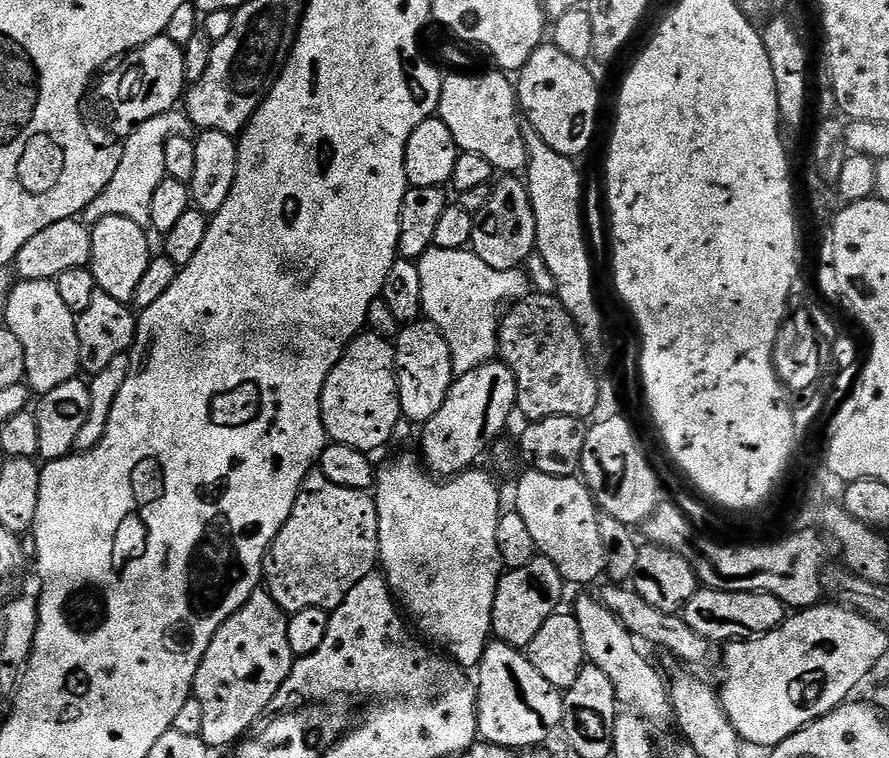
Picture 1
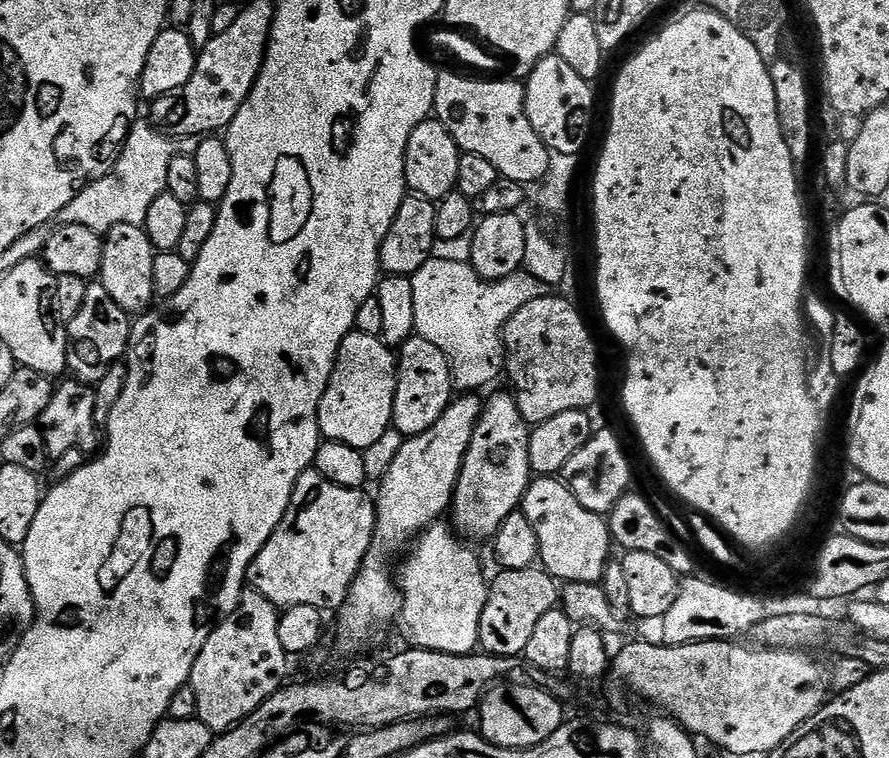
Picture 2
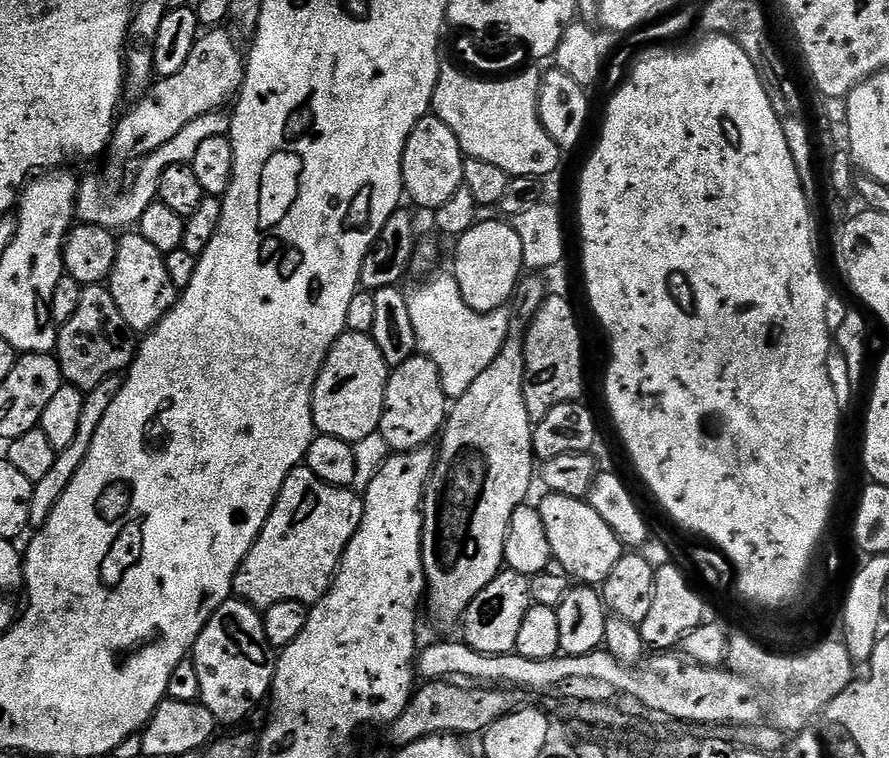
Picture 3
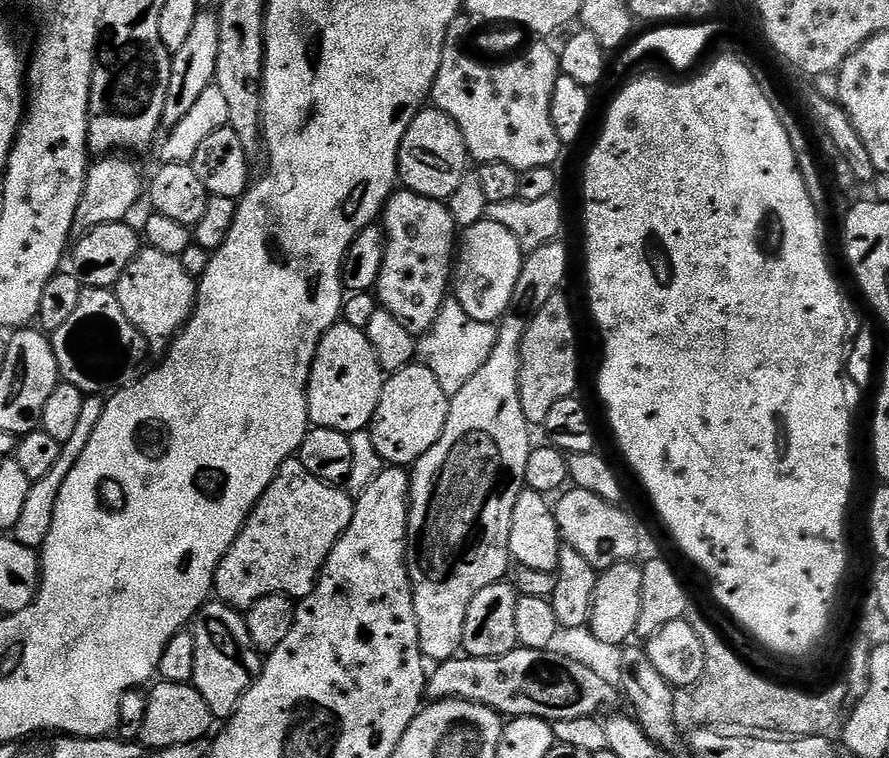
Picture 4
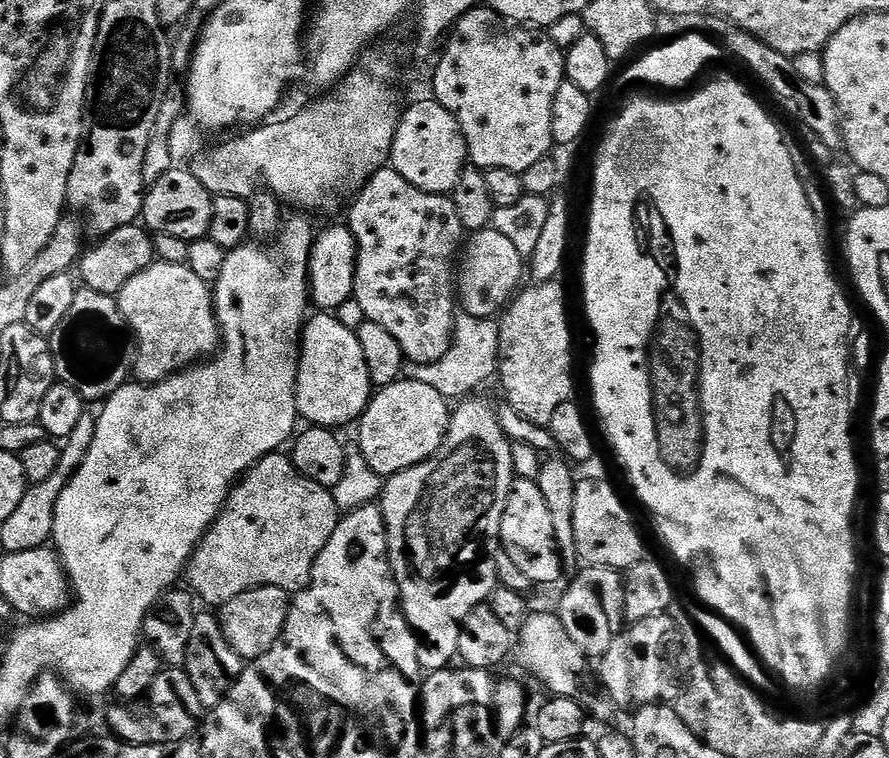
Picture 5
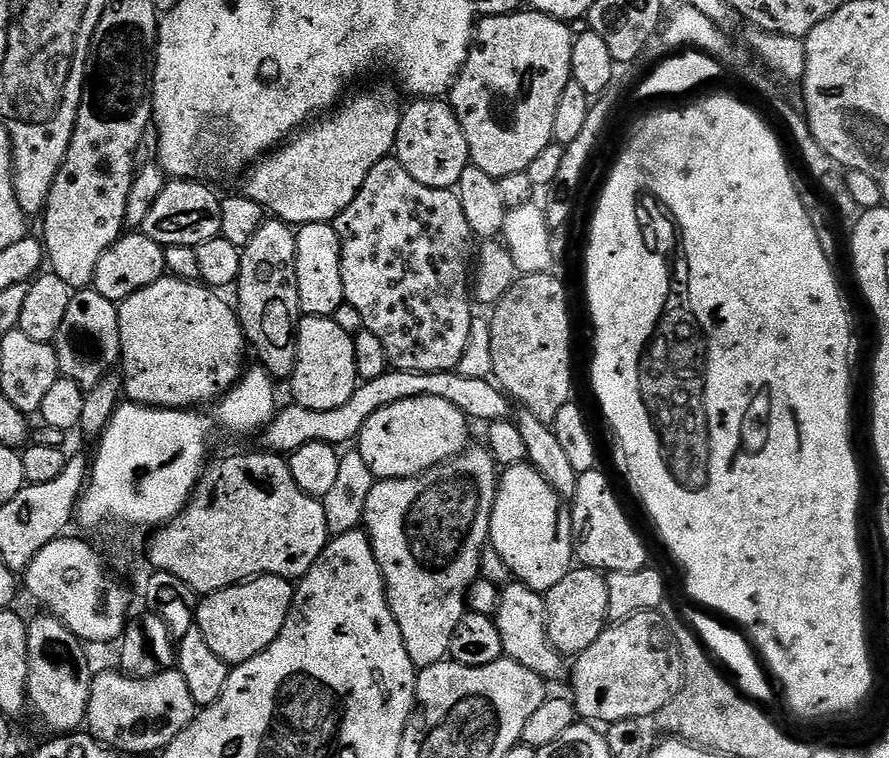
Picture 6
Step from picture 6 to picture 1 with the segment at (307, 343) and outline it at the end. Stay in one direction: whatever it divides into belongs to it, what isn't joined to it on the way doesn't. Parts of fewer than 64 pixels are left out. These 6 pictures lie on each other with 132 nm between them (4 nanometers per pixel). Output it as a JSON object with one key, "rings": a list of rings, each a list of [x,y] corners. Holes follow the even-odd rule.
{"rings":[[[361,331],[345,348],[334,370],[326,378],[320,399],[320,417],[327,439],[333,444],[354,446],[360,452],[375,453],[375,448],[388,444],[392,439],[394,424],[400,419],[400,399],[396,381],[396,349],[391,339]]]}

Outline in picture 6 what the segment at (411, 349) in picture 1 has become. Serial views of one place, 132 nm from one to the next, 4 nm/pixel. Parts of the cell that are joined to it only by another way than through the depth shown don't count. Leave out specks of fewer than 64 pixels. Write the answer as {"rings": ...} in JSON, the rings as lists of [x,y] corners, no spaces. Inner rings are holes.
{"rings":[[[406,398],[402,402],[394,402],[378,410],[378,414],[370,414],[358,437],[358,451],[369,470],[380,480],[401,480],[407,476],[421,476],[424,472],[429,472],[435,464],[441,464],[443,460],[457,456],[469,447],[468,427],[470,421],[462,414],[462,410],[458,410],[458,406],[450,406],[450,402],[442,398]]]}

